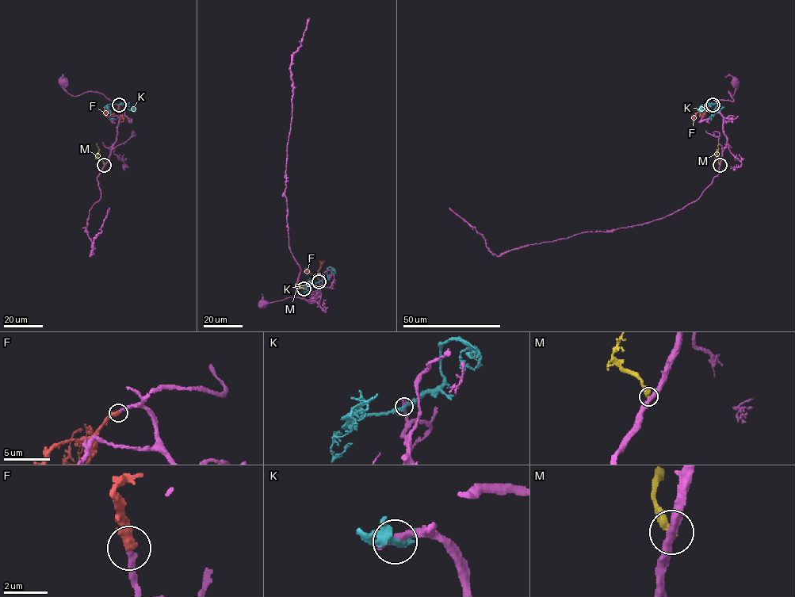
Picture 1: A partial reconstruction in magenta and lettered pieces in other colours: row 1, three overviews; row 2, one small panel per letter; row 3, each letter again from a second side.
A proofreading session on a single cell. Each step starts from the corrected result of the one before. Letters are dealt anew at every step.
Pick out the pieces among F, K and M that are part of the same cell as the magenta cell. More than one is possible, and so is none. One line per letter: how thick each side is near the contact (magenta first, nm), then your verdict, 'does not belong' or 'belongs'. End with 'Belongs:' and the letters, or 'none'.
F: calibres 260 and 440 nm; belongs
K: calibres 360 and 280 nm; does not belong
M: calibres 360 and 400 nm; does not belong
Belongs: F

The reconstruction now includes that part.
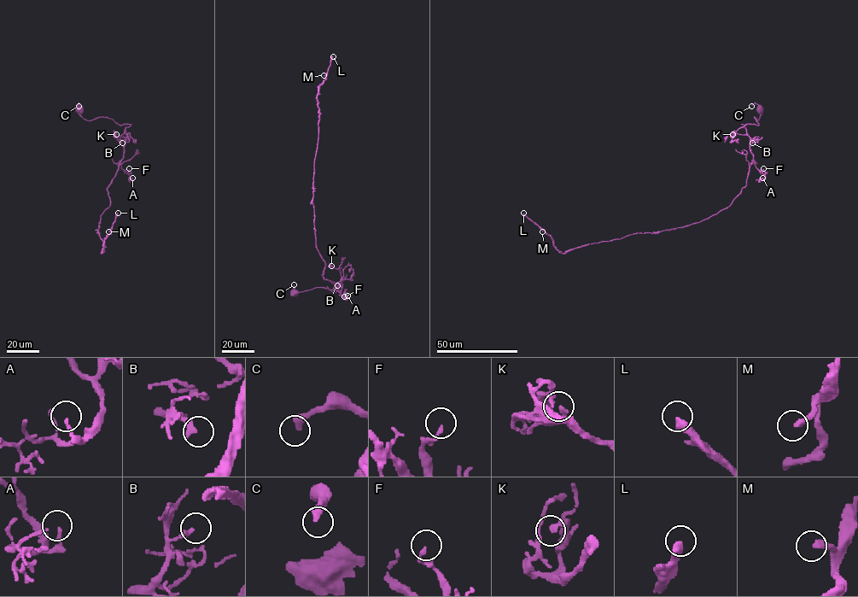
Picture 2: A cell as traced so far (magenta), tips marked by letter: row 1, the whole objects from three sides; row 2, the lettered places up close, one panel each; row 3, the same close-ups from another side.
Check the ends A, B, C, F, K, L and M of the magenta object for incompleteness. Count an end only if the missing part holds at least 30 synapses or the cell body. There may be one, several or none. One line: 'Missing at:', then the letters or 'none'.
Missing at: L, M

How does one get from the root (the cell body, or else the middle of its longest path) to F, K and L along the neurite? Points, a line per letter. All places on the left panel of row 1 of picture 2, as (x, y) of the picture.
F: (78, 110), (88, 120), (105, 117), (130, 125), (125, 129), (120, 160), (121, 168), (128, 174), (129, 168)
K: (78, 110), (80, 114), (88, 120), (105, 117), (120, 125), (130, 125), (115, 137), (116, 134)
L: (78, 110), (88, 120), (130, 125), (97, 230), (102, 254), (118, 213)

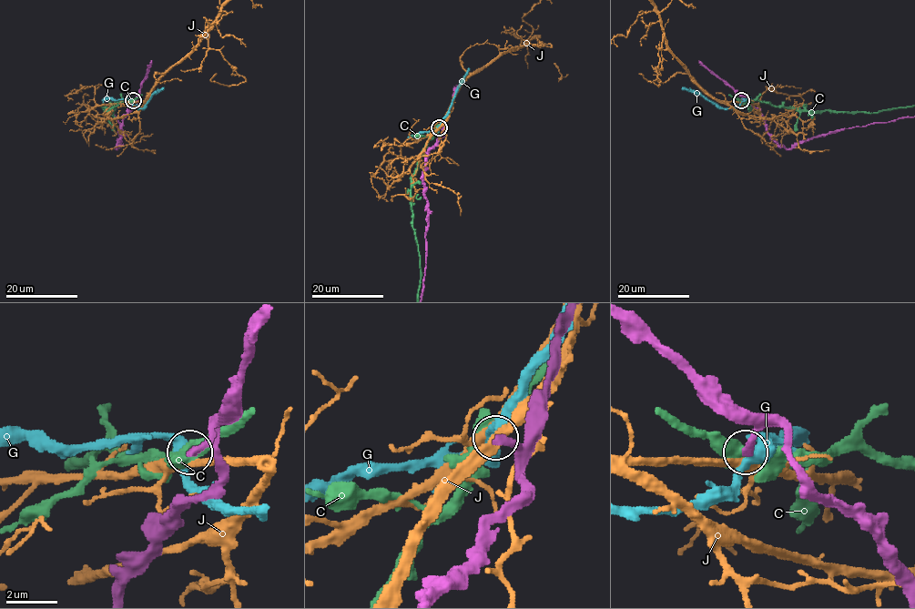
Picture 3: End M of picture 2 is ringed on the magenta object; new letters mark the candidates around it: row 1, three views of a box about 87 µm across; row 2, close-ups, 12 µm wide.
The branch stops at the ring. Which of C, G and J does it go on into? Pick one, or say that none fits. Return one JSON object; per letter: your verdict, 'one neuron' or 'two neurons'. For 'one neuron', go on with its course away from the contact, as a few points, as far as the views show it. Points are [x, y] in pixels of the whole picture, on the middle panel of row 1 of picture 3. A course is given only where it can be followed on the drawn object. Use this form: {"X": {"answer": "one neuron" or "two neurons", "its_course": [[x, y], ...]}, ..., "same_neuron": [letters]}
{"C": {"answer": "two neurons"}, "G": {"answer": "two neurons"}, "J": {"answer": "two neurons"}, "same_neuron": []}

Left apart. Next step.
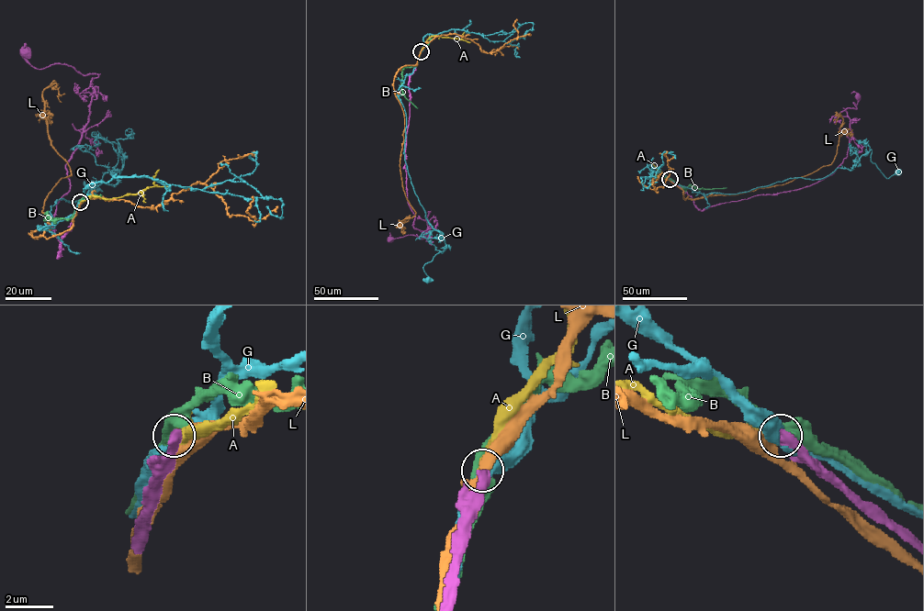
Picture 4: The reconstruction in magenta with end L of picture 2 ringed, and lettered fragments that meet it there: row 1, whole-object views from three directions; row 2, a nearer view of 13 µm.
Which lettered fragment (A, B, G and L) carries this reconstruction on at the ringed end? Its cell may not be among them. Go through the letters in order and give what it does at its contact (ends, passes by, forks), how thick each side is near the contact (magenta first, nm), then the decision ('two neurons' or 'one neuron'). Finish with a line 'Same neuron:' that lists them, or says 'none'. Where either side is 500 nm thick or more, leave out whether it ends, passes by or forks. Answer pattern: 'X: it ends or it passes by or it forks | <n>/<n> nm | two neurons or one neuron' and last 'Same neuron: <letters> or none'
A: it ends | 440/440 nm | one neuron
B: 500/600 nm | two neurons
G: 650/360 nm | two neurons
L: it passes by | 440/400 nm | two neurons
Same neuron: A

